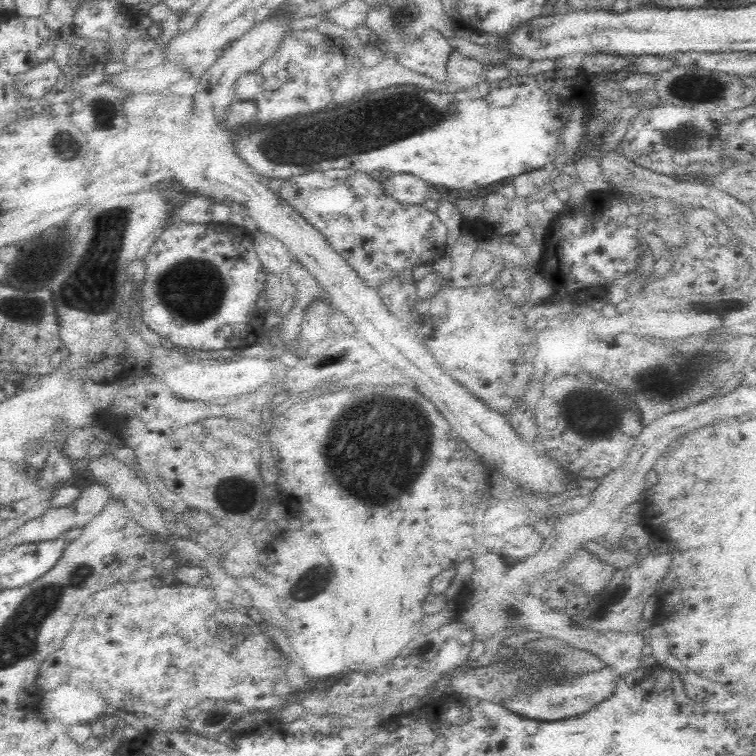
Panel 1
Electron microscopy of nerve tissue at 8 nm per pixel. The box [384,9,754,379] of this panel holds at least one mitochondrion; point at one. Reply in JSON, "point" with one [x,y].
{"point":[713,87]}

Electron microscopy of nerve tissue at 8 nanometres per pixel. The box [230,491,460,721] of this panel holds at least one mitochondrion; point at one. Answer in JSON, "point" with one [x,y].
{"point":[313,580]}

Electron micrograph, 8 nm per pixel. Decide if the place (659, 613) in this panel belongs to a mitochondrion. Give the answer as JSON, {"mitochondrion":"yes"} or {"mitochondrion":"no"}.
{"mitochondrion":"no"}

